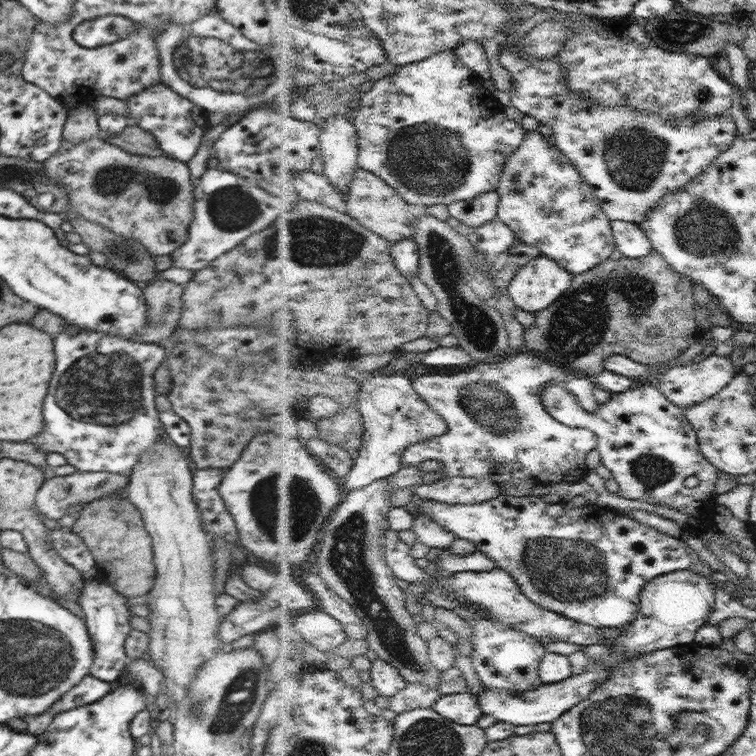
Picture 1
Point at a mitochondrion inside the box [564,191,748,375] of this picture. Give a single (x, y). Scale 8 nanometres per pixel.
(704, 230)

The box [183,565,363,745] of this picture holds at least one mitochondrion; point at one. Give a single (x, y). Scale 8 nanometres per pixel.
(238, 696)

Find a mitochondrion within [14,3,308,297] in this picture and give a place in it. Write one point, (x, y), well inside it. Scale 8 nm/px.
(198, 58)

